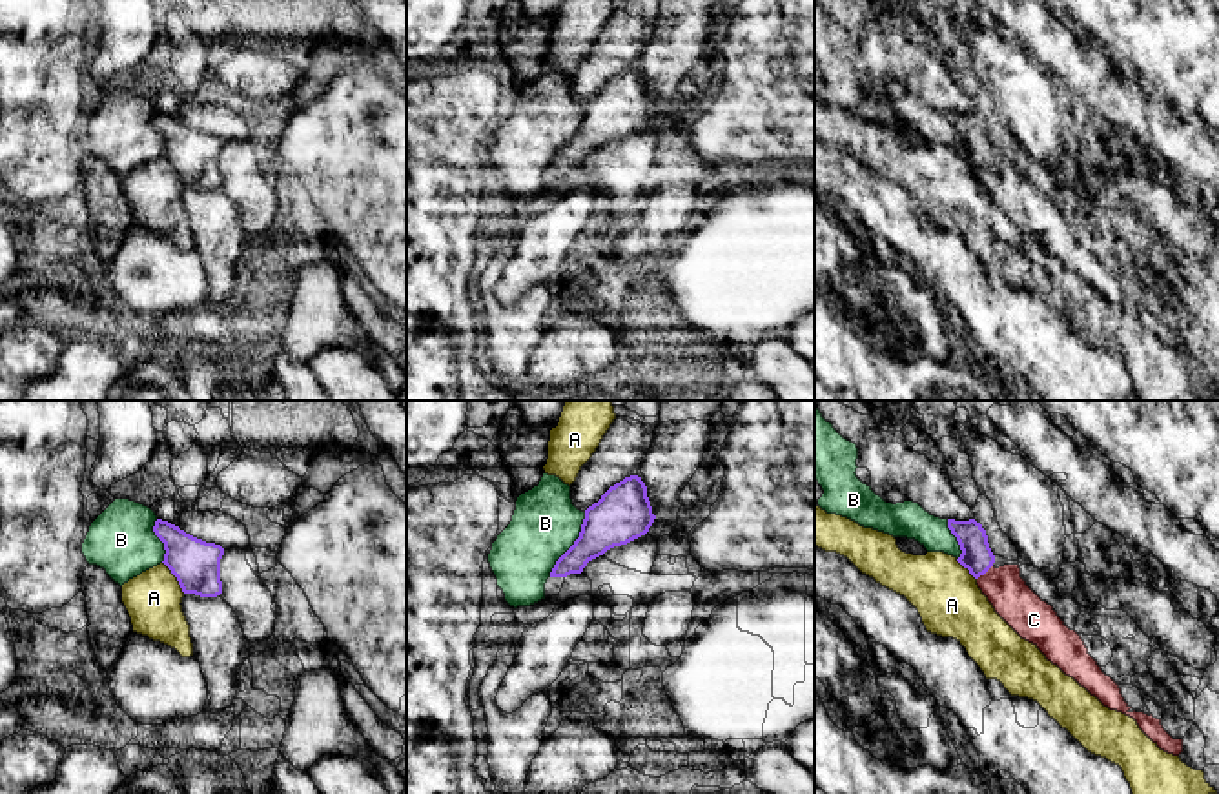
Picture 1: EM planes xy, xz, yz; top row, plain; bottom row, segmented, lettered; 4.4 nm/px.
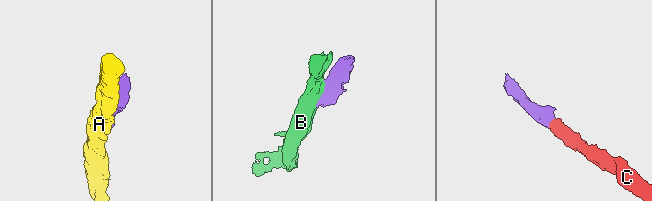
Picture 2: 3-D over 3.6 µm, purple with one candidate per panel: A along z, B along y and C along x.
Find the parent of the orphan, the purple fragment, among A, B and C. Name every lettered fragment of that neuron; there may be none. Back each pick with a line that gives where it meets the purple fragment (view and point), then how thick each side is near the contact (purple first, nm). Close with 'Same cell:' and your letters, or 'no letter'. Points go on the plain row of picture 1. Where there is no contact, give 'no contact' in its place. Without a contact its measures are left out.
C: contact yz (984, 164); calibres 140 and 180 nm
Same cell: C

